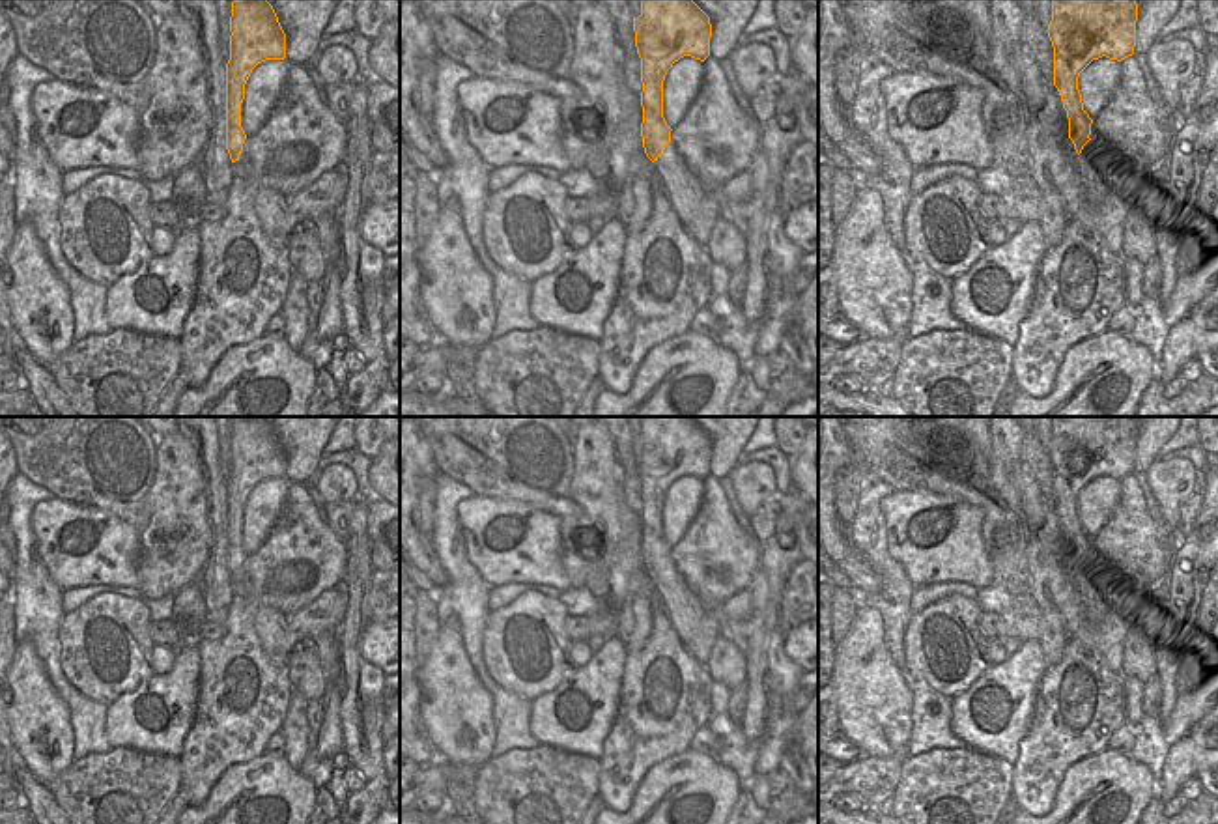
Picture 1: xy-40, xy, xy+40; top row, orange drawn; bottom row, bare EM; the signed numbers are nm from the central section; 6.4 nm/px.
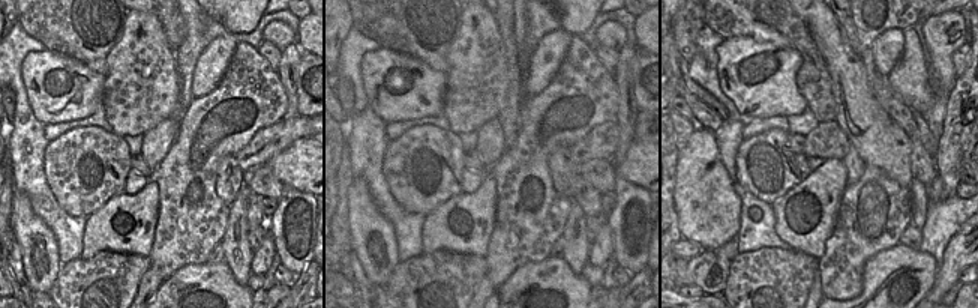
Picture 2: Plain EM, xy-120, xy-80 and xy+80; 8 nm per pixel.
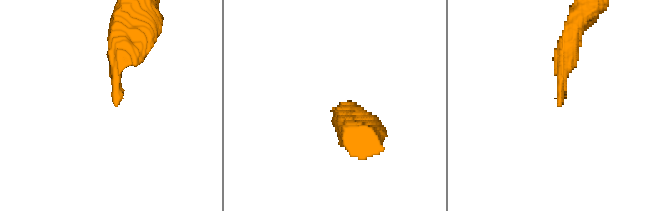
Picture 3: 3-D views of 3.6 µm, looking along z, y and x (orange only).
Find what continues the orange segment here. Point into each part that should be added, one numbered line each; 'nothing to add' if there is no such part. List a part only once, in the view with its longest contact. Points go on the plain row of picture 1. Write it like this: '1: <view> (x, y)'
1: xy (684, 608)

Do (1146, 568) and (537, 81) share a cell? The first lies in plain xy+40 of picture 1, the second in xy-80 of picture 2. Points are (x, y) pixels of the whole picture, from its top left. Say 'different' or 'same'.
different

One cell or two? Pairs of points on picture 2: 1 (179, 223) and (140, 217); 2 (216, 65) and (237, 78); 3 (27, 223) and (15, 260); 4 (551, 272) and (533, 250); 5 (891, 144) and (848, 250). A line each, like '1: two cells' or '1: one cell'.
1: two cells
2: two cells
3: two cells
4: two cells
5: two cells

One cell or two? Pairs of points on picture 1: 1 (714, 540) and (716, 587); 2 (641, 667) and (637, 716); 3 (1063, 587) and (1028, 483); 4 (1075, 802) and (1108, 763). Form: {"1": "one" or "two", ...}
{"1": "one", "2": "one", "3": "one", "4": "one"}

